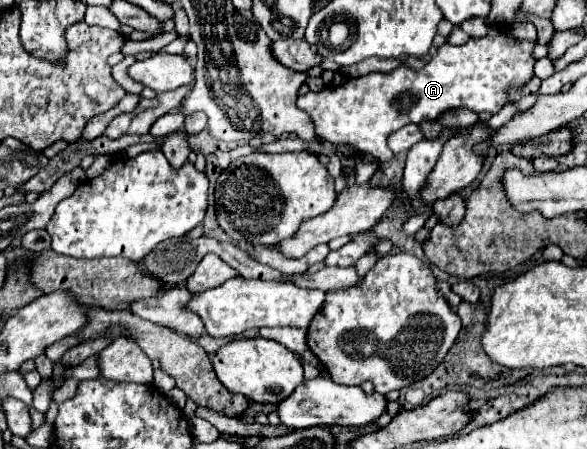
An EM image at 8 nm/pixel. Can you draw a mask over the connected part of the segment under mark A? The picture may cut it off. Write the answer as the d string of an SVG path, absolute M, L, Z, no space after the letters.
M492 27L482 39L468 39L460 47L442 45L426 67L410 69L396 67L390 73L368 73L356 79L346 79L338 87L308 91L298 97L298 109L312 117L316 137L332 145L346 145L356 153L370 153L380 163L392 161L394 153L386 145L390 133L396 133L408 123L434 121L442 113L458 107L468 107L476 113L498 113L508 103L506 89L522 85L534 77L532 41L516 41L504 29Z

